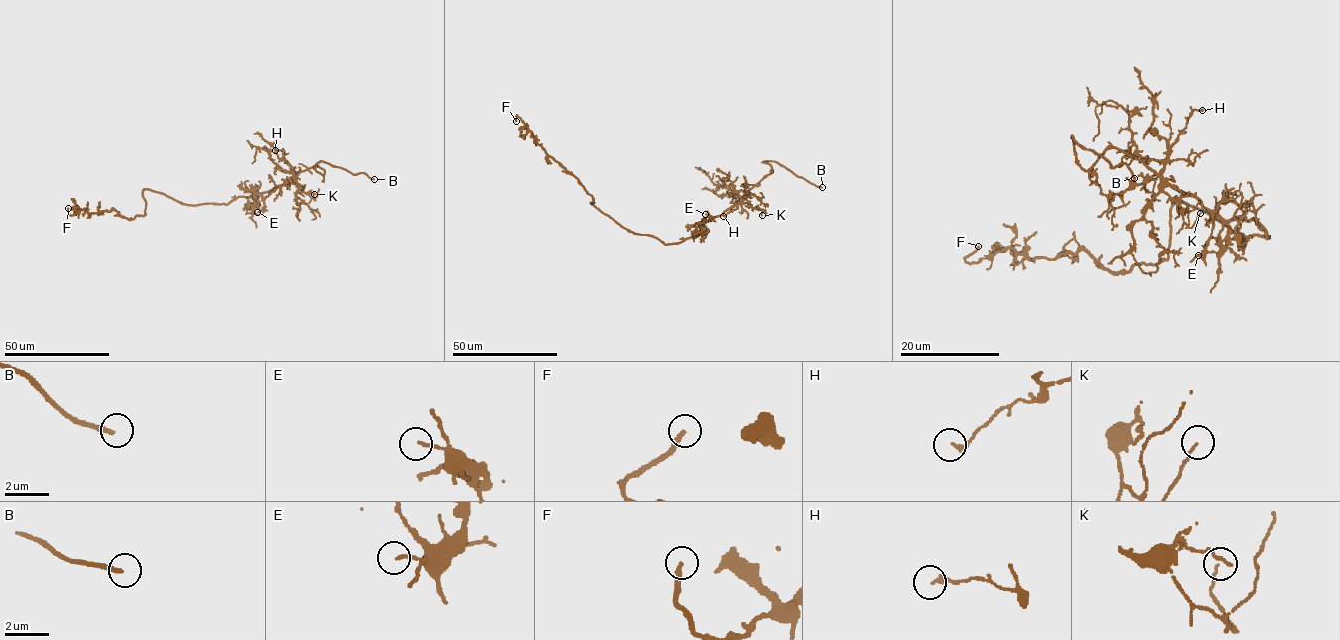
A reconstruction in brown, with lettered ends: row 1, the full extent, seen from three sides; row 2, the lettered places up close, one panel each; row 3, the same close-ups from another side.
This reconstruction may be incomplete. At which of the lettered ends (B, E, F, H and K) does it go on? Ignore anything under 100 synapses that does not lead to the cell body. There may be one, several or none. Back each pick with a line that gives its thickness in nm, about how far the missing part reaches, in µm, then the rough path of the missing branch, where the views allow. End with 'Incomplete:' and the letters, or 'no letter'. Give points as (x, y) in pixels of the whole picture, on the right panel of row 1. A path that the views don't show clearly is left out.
B: 200 nm | 6 µm | (1134, 178), (1134, 195)
Incomplete: B

